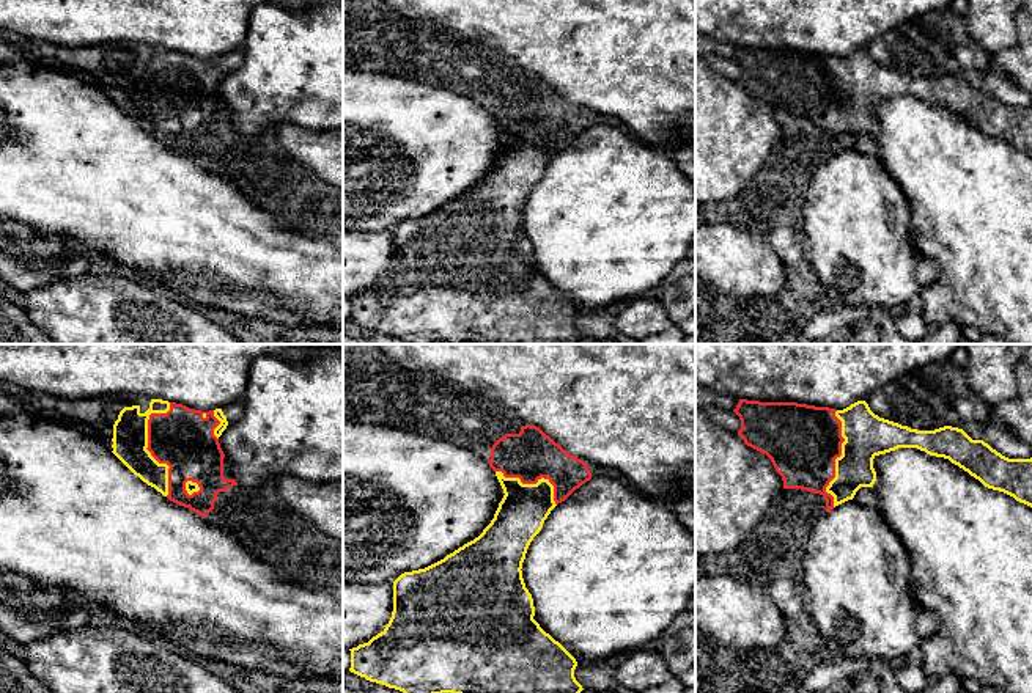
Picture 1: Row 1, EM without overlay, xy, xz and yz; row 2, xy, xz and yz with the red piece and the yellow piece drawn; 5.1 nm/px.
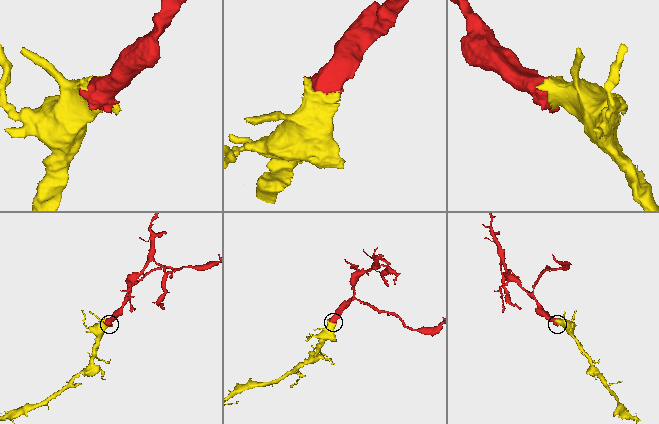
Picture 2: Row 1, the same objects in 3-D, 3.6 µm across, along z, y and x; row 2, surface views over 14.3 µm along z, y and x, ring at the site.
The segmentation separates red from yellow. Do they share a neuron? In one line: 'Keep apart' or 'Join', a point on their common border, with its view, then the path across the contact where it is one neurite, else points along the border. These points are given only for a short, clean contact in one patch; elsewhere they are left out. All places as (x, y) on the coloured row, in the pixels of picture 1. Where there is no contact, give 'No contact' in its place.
Join. Touches red at xy (148, 445)

